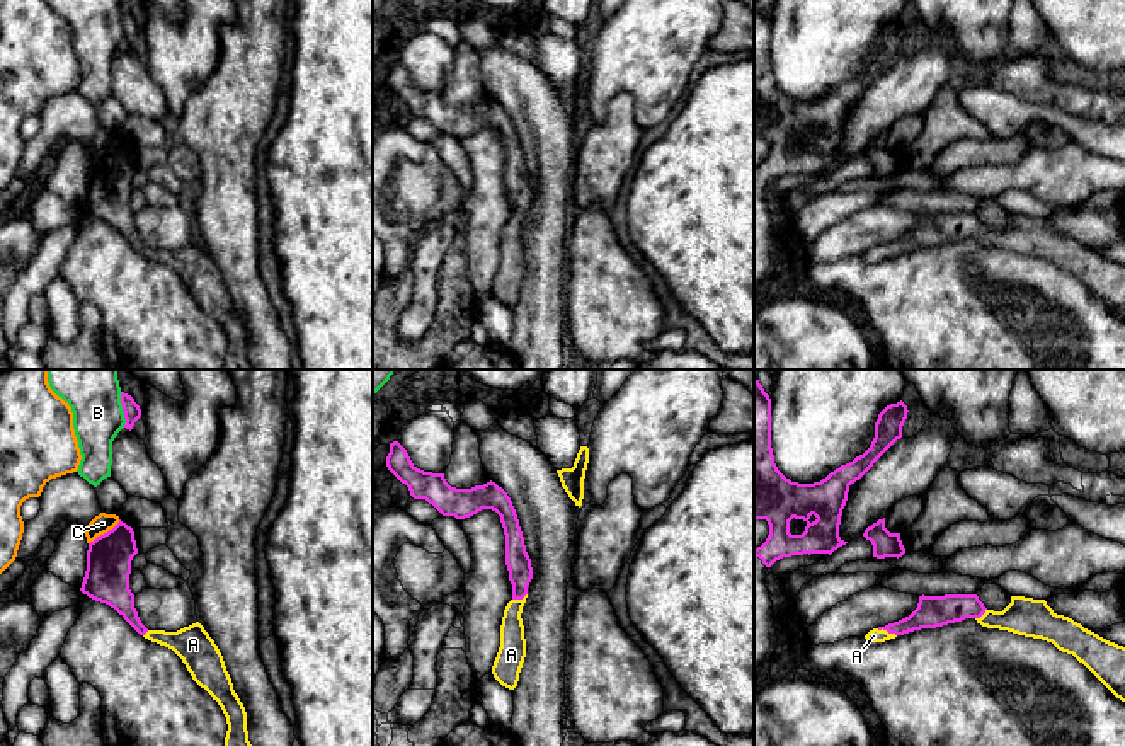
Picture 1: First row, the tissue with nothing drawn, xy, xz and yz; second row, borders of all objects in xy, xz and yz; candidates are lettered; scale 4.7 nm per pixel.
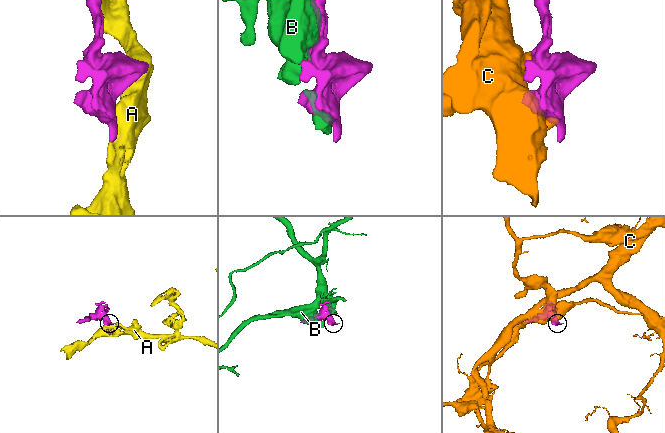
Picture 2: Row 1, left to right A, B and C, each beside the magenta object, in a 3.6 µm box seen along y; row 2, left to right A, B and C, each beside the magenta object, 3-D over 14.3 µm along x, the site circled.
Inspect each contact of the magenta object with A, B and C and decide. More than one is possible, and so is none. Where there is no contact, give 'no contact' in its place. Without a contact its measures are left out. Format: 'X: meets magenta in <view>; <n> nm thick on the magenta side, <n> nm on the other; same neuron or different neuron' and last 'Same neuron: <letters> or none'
A: meets magenta in yz; 150 nm thick on the magenta side, 60 nm on the other; same neuron
B: meets magenta in xy; 80 nm thick on the magenta side, 240 nm on the other; different neuron
C: meets magenta in xy; 220 nm thick on the magenta side, 90 nm on the other; different neuron
Same neuron: A

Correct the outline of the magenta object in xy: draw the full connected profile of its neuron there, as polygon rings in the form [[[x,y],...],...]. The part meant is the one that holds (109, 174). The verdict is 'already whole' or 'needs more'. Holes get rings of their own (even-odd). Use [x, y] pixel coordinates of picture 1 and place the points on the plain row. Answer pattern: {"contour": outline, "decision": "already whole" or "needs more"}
{"contour": [[[119,141],[89,162],[87,189],[80,209],[114,227],[140,254],[172,267],[186,283],[192,298],[221,325],[228,349],[221,370],[255,370],[248,359],[247,330],[233,308],[223,274],[196,240],[177,250],[148,249],[134,227],[129,208],[131,179],[138,172],[134,150]]], "decision": "needs more"}

